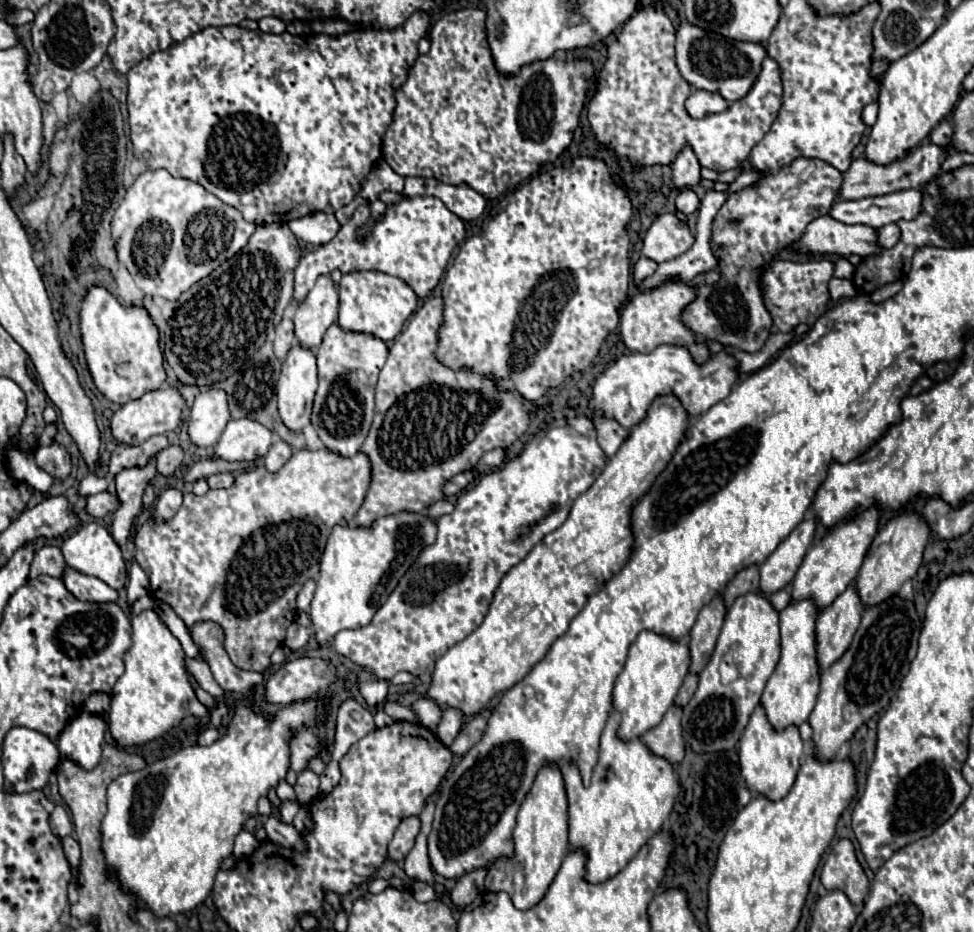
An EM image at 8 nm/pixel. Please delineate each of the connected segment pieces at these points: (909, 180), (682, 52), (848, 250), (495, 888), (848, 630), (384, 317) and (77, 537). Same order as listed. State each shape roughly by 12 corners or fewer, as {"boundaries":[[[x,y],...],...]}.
{"boundaries":[[[923,142],[877,166],[857,158],[843,172],[843,200],[921,188],[949,148]],[[679,26],[683,78],[735,102],[767,56],[761,44]],[[831,216],[807,224],[797,254],[876,255],[877,232]],[[545,764],[513,828],[485,888],[535,906],[567,842],[567,796]],[[855,584],[817,616],[821,672],[843,656],[863,604]],[[385,272],[339,282],[339,326],[391,340],[417,296]],[[99,522],[83,524],[61,544],[69,568],[115,590],[127,566]]]}

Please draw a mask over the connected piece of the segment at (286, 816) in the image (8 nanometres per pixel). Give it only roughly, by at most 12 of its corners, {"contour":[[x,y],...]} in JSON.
{"contour":[[283,802],[279,808],[281,822],[291,824],[299,810],[297,802]]}

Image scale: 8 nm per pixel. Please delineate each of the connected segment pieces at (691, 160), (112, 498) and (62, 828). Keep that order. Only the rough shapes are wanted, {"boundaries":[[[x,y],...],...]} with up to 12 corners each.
{"boundaries":[[[689,146],[673,160],[677,190],[699,184],[701,166]],[[111,492],[93,494],[87,512],[95,518],[119,508],[119,498]],[[63,806],[51,812],[51,830],[65,838],[73,824]]]}

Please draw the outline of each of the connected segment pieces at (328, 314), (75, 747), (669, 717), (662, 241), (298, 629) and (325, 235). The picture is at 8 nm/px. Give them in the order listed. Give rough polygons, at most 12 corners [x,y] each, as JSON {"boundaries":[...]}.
{"boundaries":[[[319,276],[295,312],[295,336],[321,344],[337,320],[337,288]],[[87,710],[71,718],[57,746],[91,770],[101,758],[107,724]],[[681,706],[641,738],[657,756],[681,762]],[[675,214],[645,232],[643,256],[661,264],[685,254],[693,236]],[[301,624],[287,628],[285,646],[299,650],[309,642],[309,630]],[[315,212],[291,220],[299,240],[321,246],[335,238],[335,214]]]}

